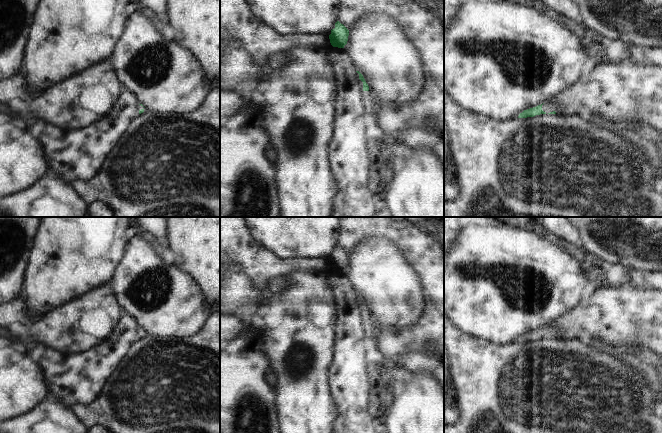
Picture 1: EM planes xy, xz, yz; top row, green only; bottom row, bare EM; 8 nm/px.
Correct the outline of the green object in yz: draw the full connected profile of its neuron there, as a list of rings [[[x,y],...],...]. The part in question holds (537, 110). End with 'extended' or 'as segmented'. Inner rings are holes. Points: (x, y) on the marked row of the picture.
[[[543,103],[536,107],[524,110],[522,113],[519,114],[518,118],[527,118],[527,117],[534,117],[540,114],[556,114],[556,110],[559,106],[564,105],[557,105],[554,103]]]; extended

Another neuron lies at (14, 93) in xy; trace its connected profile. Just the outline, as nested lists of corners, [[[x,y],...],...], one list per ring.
[[[23,70],[10,79],[0,82],[0,104],[10,110],[20,112],[26,109],[32,98]]]

